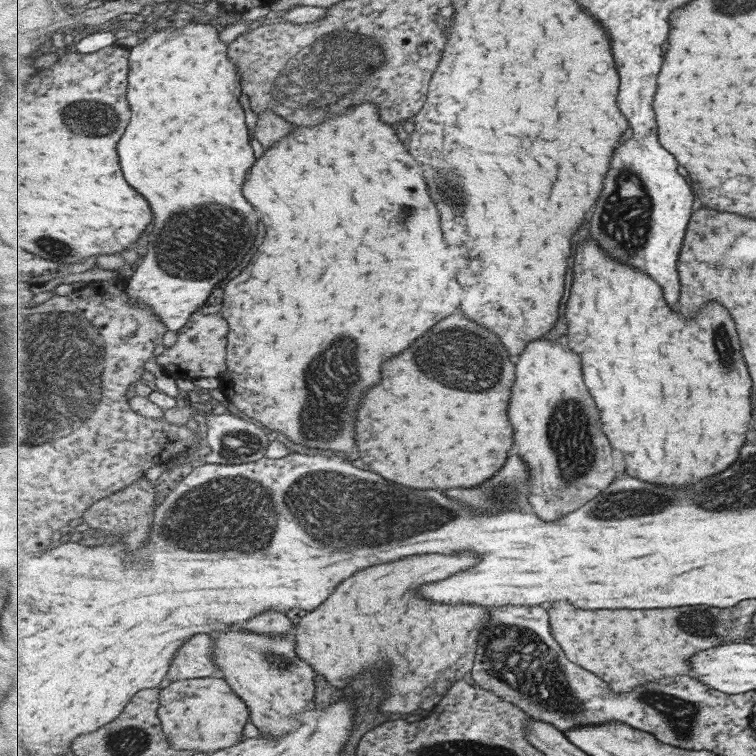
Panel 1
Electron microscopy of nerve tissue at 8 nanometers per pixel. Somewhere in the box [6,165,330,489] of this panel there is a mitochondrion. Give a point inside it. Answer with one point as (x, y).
(196, 246)

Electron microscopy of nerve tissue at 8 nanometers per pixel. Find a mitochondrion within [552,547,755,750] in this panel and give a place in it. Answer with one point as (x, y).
(681, 716)

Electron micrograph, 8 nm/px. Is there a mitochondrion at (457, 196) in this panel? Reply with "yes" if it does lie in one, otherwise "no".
yes

